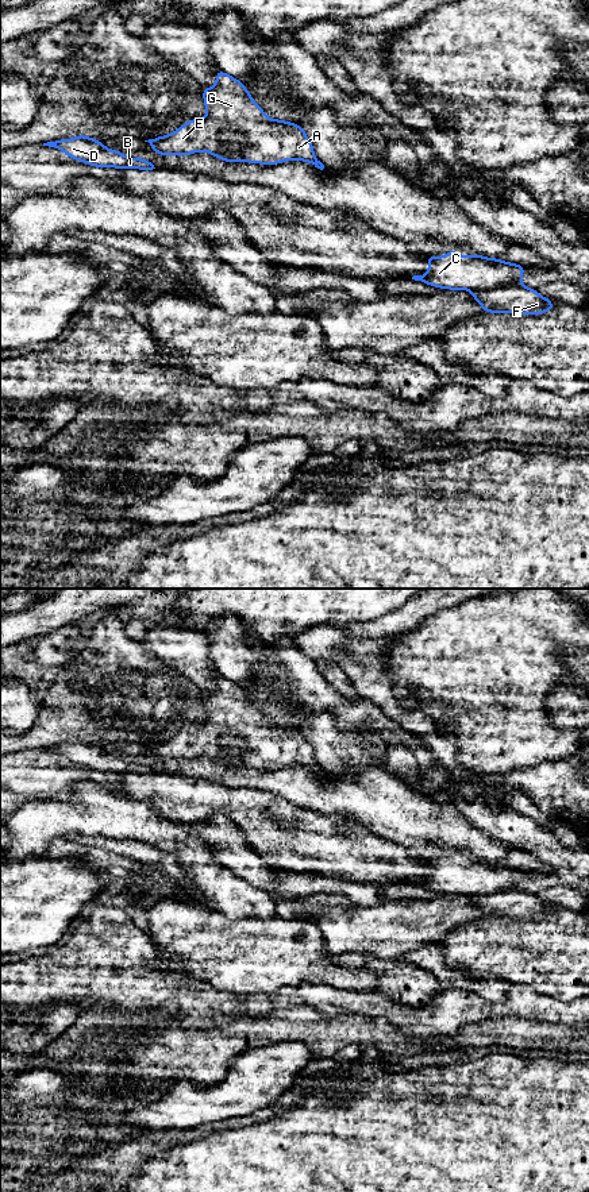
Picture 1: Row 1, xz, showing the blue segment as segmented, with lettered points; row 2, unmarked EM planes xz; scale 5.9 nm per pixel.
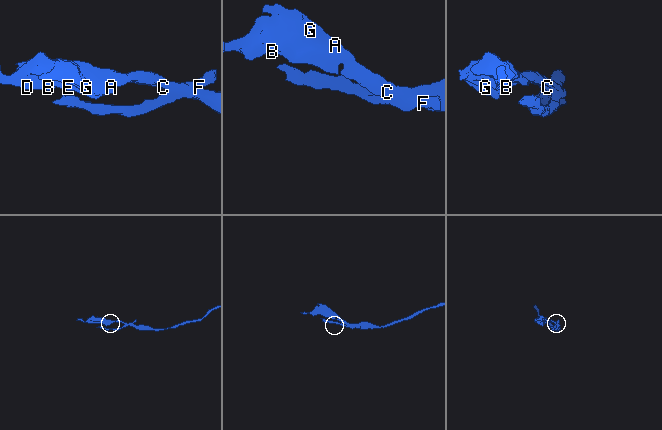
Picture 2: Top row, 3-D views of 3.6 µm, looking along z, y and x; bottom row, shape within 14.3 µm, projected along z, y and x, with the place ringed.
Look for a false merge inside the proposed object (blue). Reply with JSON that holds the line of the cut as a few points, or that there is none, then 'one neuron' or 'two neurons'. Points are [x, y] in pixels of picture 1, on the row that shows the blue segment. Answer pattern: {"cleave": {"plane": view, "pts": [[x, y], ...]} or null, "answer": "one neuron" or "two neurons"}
{"cleave": {"plane": "xz", "pts": [[522, 284], [470, 290]]}, "answer": "two neurons"}

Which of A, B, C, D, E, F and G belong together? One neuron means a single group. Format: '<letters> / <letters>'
A B C D E G / F

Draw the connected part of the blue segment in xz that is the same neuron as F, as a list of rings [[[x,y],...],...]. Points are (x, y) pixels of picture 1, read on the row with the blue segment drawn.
[[[511,285],[490,290],[470,290],[473,298],[488,313],[515,313],[538,316],[553,312],[554,304],[550,298],[542,297],[536,289],[524,285]]]

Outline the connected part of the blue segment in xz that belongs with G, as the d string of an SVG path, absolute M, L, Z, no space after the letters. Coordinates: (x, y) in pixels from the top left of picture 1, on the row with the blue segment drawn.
M216 70L216 82L211 88L203 86L203 101L207 109L204 119L189 119L173 132L145 142L161 157L192 155L207 151L223 162L247 162L258 165L277 165L288 161L303 161L323 170L324 165L316 158L313 144L304 127L292 121L269 119L259 104L235 77Z

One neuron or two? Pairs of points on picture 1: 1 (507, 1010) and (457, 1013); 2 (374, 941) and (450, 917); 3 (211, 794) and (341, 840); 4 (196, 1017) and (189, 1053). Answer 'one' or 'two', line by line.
1: one
2: one
3: one
4: two

